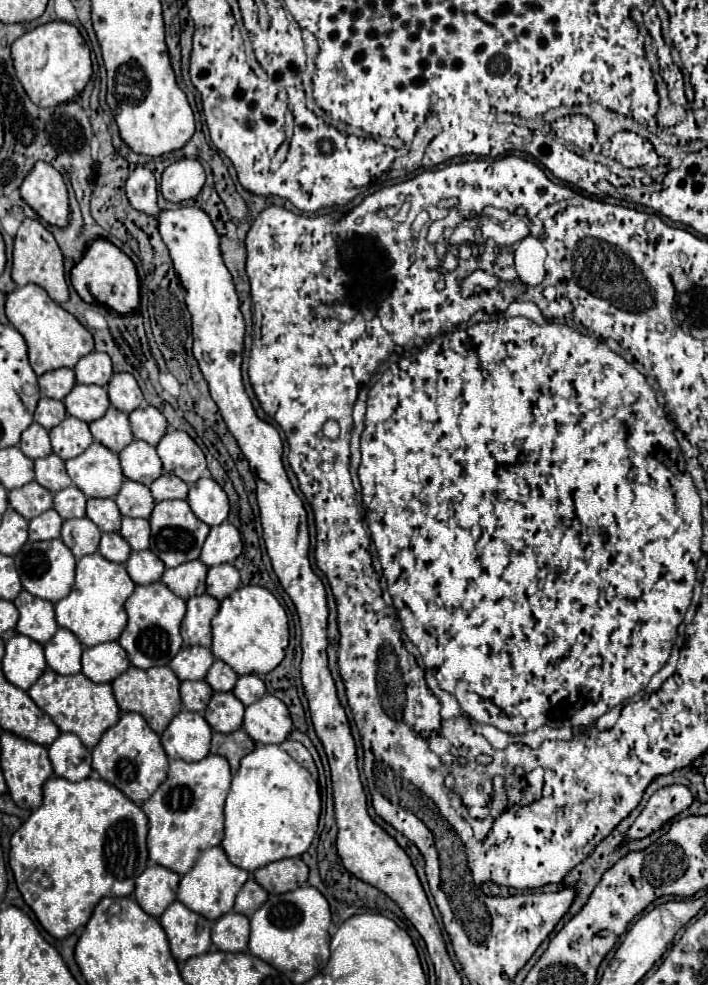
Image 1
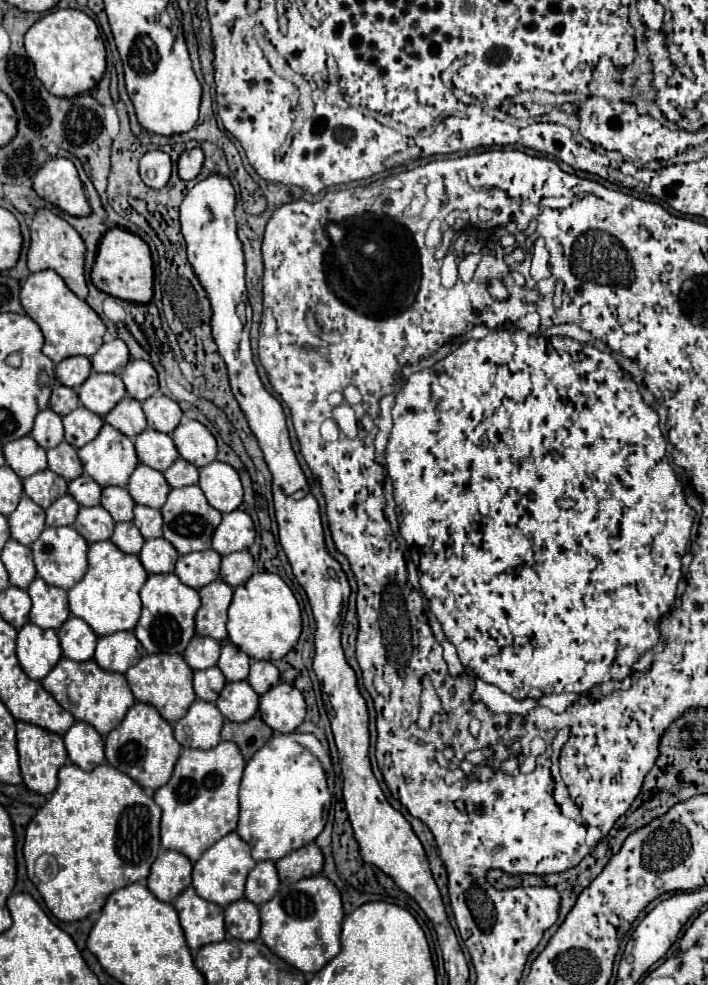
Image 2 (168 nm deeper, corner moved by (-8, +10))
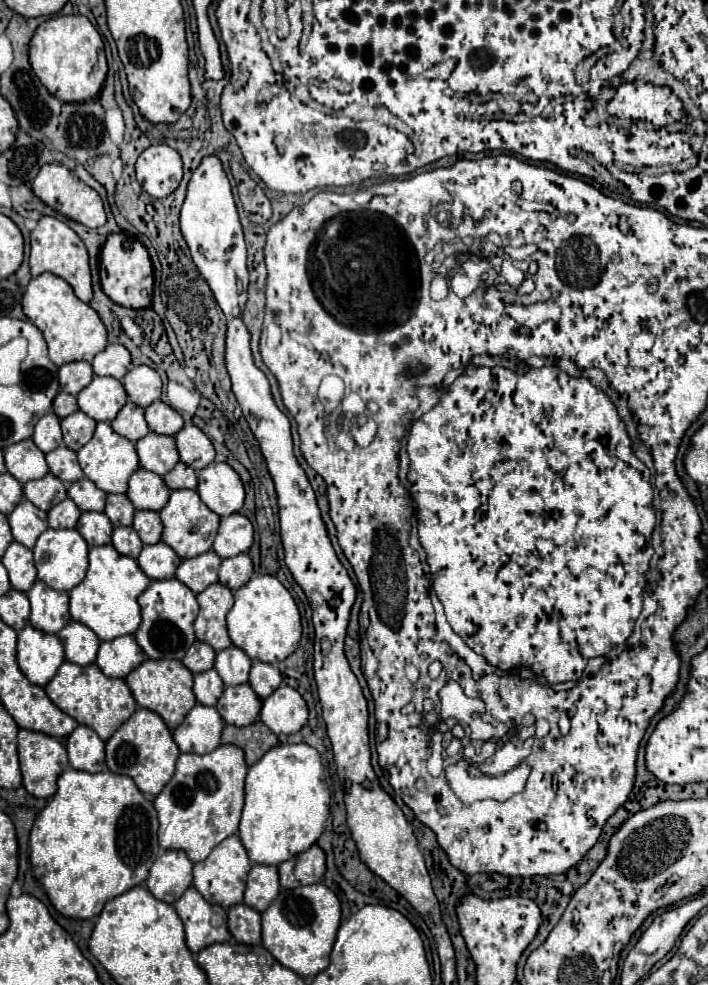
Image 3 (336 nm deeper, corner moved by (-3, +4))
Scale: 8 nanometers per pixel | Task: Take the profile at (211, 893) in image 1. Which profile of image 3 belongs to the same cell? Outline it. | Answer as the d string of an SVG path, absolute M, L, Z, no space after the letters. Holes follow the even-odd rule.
M230 835L218 847L214 847L212 853L204 861L194 865L194 887L198 887L198 891L202 895L206 895L206 899L210 899L210 903L218 903L222 907L238 905L244 897L246 877L248 877L250 867L252 867L252 863L248 859L248 853L246 853L240 837Z

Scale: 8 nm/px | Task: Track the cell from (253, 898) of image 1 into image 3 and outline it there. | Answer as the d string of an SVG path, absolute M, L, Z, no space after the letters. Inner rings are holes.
M252 865L248 873L244 903L256 911L264 911L280 893L278 867L274 865Z

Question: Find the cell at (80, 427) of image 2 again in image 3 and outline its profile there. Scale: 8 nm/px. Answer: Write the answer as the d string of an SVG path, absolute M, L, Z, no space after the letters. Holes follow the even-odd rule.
M76 411L74 415L68 415L62 419L62 433L64 433L64 443L72 449L78 451L84 447L96 429L96 421L88 417L84 411Z

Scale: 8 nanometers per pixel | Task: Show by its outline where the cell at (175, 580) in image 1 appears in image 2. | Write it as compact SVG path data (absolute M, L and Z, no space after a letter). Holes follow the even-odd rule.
M213 549L187 553L177 559L175 575L189 587L201 589L219 577L221 555Z

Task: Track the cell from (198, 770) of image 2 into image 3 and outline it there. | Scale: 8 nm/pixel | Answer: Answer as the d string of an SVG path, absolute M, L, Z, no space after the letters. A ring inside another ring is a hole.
M220 745L206 755L182 753L176 761L174 777L154 799L160 821L160 847L182 849L190 855L192 863L198 863L204 861L220 841L234 835L244 805L246 771L244 751L234 745Z

